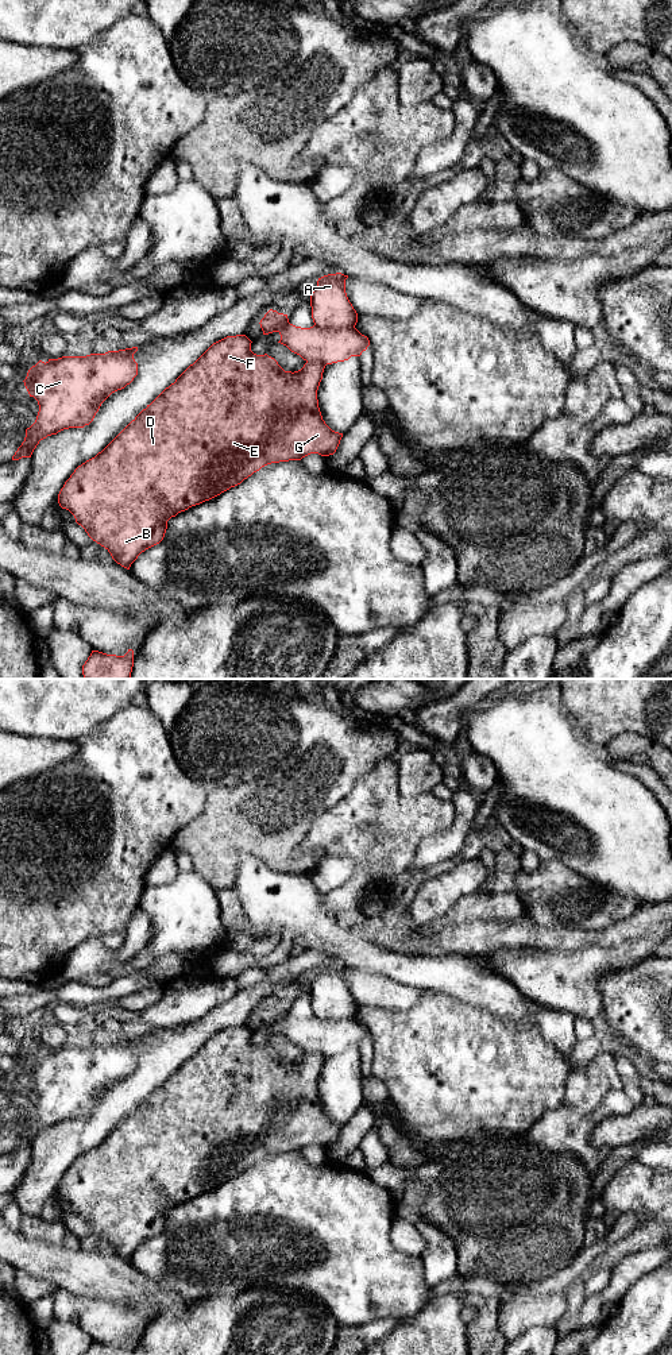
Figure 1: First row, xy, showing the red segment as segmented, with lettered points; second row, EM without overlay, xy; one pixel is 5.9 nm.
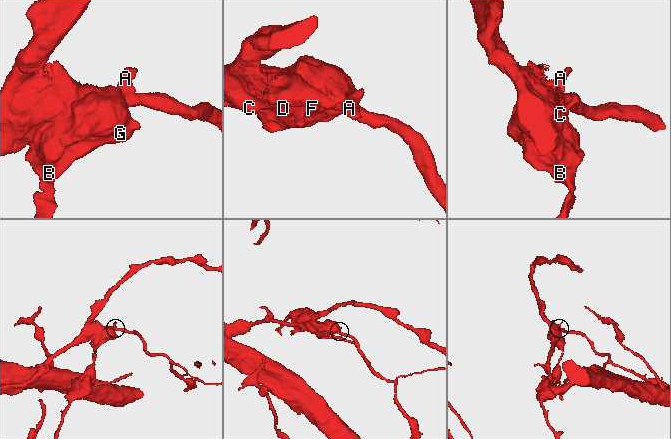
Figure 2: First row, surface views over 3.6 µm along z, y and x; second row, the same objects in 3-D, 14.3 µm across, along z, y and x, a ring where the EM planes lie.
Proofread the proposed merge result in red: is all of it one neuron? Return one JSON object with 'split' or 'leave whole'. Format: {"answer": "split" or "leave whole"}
{"answer": "split"}

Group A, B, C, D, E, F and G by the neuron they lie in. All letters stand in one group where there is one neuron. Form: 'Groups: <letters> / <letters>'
Groups: A B D E F G / C

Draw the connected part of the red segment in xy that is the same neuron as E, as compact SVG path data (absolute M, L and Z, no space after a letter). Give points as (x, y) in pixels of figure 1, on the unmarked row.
M246 1026L227 1027L213 1034L193 1055L190 1055L169 1078L166 1078L146 1100L143 1100L101 1143L78 1157L65 1173L58 1185L58 1194L69 1201L78 1216L88 1227L104 1238L112 1250L121 1258L130 1261L131 1255L146 1240L159 1235L166 1224L167 1212L192 1197L209 1192L221 1184L240 1176L244 1170L259 1162L262 1158L289 1151L301 1151L310 1144L321 1147L333 1146L340 1135L343 1124L332 1122L323 1111L317 1081L323 1070L325 1054L306 1053L298 1062L285 1062L278 1053L251 1042L251 1031Z

